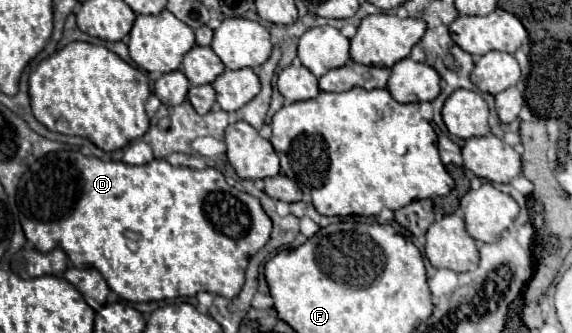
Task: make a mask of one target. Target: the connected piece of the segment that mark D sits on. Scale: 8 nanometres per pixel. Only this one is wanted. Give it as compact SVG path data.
M194 149L188 154L173 153L167 161L154 159L136 167L120 161L100 161L80 151L50 153L36 161L18 185L20 223L26 239L42 253L64 249L72 267L96 267L108 287L129 303L194 297L200 291L234 299L242 289L250 257L270 239L272 221L256 197L230 187L218 171L224 170L224 164L229 165L226 151L214 157L196 158L197 154Z

